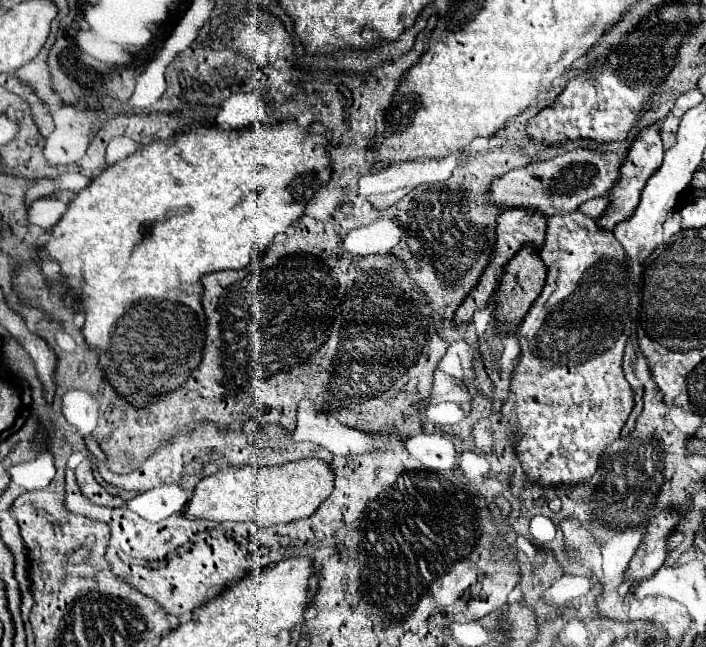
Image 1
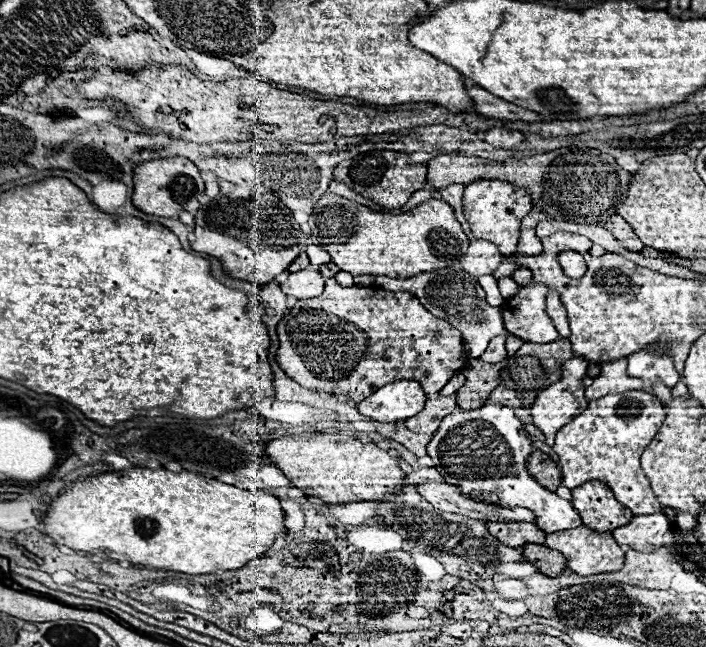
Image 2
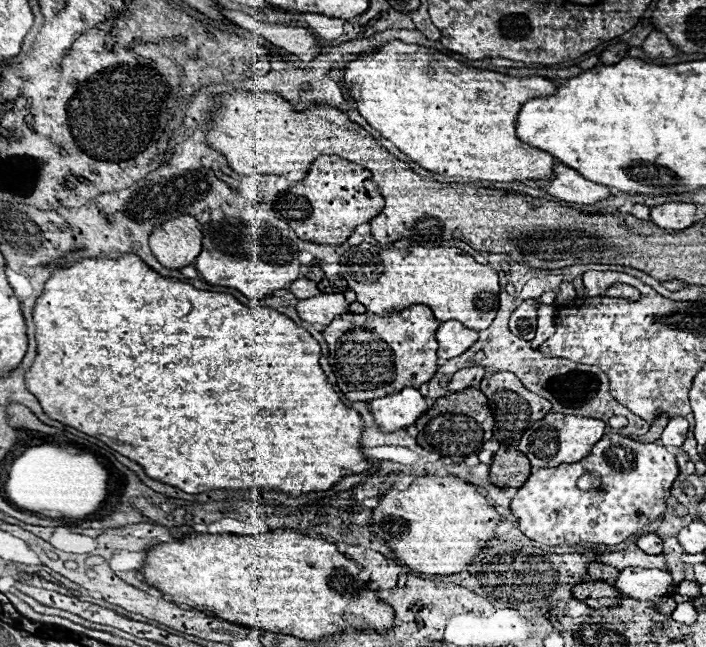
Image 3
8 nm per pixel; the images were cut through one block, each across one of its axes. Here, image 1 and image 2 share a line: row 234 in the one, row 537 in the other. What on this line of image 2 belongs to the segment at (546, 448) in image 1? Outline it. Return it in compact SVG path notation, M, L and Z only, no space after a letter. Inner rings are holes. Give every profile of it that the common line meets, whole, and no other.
M580 526L580 528L572 528L570 532L552 532L550 536L546 536L544 544L552 550L562 552L566 562L568 562L568 568L574 574L580 574L580 576L602 574L602 572L618 572L618 570L624 568L624 550L614 540L612 532L594 532L586 526Z

